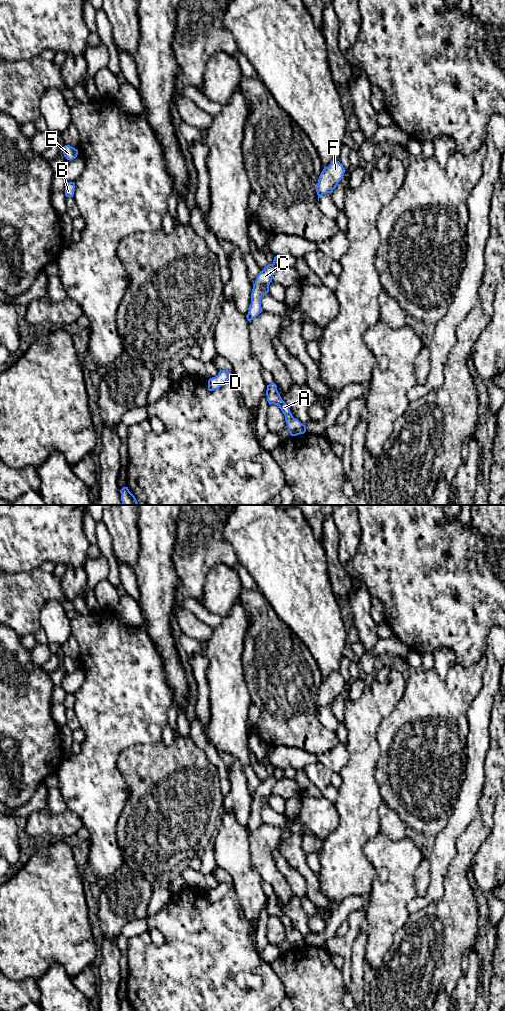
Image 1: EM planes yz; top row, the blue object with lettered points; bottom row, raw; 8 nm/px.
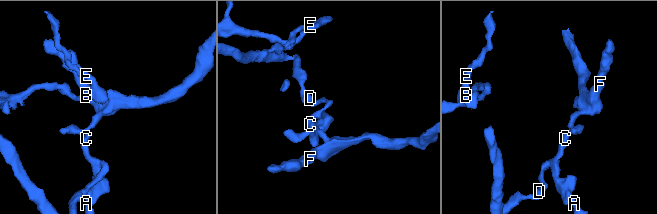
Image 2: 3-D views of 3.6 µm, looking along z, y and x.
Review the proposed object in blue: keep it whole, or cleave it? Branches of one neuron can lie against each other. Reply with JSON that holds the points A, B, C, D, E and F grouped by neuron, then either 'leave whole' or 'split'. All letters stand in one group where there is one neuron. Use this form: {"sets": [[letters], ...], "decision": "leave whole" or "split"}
{"sets": [["A", "B", "C", "D", "E"], ["F"]], "decision": "split"}

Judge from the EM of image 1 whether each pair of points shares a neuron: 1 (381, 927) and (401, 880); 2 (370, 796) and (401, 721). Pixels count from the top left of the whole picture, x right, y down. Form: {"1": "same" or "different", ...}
{"1": "same", "2": "different"}

